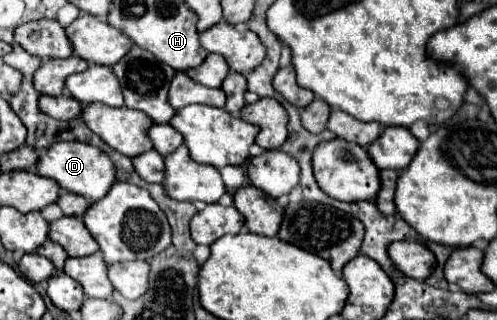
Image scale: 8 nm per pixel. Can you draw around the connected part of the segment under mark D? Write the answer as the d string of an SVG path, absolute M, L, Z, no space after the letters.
M76 141L56 143L44 155L40 155L38 173L58 181L62 189L86 197L90 203L100 201L110 191L110 185L116 183L116 165L110 161L110 157L90 143Z

